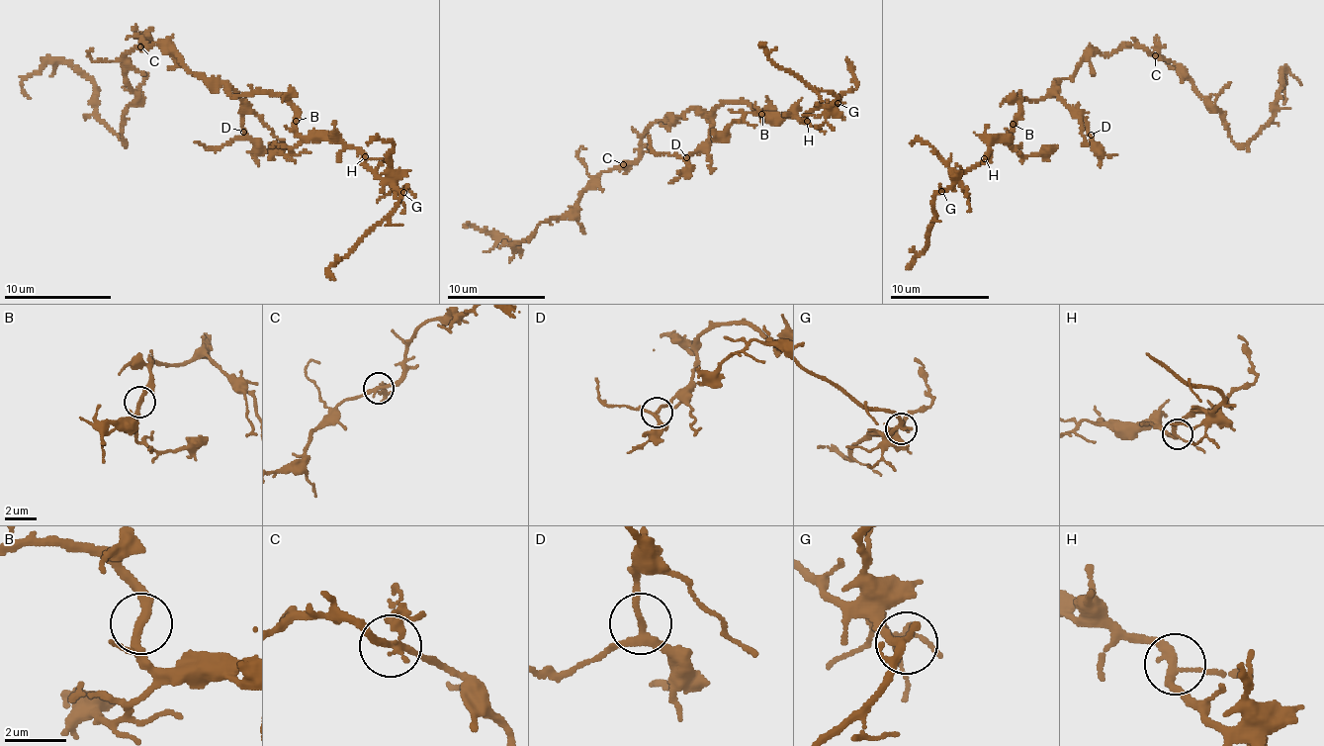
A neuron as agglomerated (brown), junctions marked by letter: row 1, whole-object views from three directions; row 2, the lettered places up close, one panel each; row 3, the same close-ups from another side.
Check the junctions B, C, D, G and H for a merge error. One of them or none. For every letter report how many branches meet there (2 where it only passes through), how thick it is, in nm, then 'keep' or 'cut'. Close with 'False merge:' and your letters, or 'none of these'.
B: 3 | 240 nm | keep
C: 3 | 200 nm | keep
D: 3 | 190 nm | keep
G: 3 | 200 nm | keep
H: 3 | 220 nm | keep
False merge: none of these

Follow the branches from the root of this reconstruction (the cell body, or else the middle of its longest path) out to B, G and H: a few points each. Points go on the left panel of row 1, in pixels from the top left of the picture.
B: (183, 61), (196, 76), (224, 81), (232, 95), (275, 93), (294, 109), (296, 121)
G: (183, 61), (196, 76), (224, 81), (232, 95), (275, 93), (294, 109), (300, 134), (341, 138), (403, 192)
H: (183, 61), (196, 76), (224, 81), (232, 95), (275, 93), (294, 109), (303, 137), (341, 138), (365, 156)

